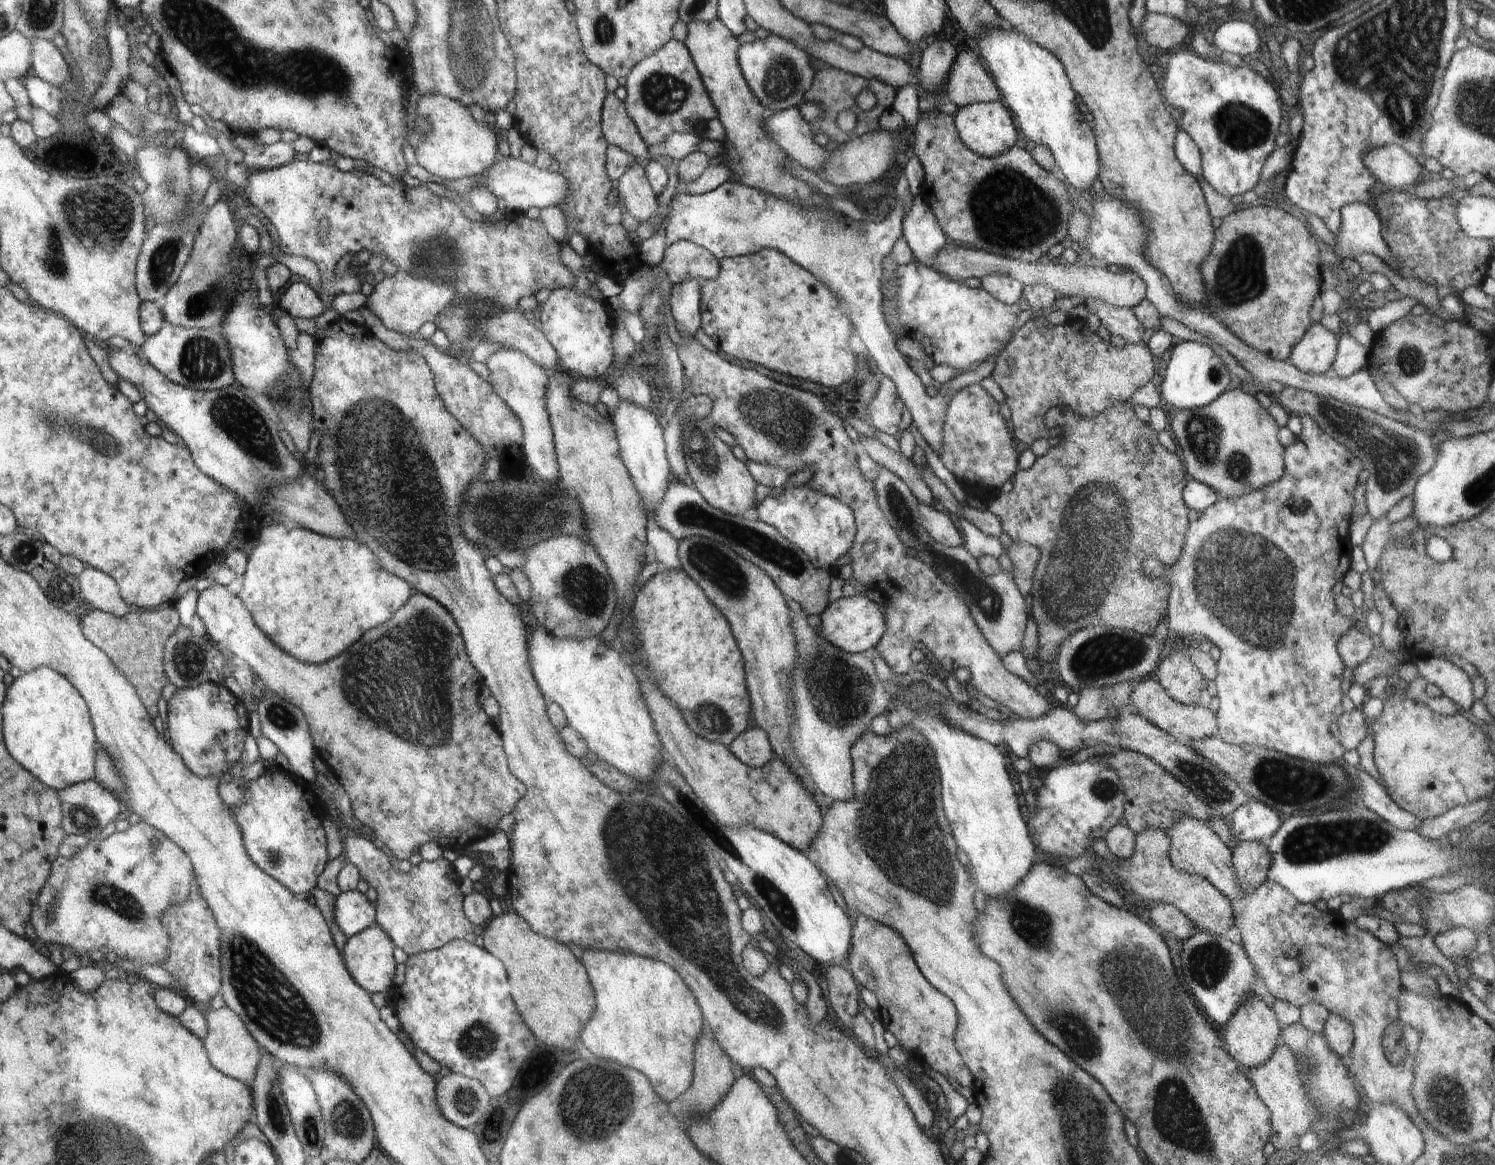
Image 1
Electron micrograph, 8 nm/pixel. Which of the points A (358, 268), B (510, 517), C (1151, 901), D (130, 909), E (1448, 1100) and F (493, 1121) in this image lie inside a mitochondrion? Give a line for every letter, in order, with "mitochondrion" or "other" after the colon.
A: other
B: mitochondrion
C: other
D: mitochondrion
E: mitochondrion
F: mitochondrion

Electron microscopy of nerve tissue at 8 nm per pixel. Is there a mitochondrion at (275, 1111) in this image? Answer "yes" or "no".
yes

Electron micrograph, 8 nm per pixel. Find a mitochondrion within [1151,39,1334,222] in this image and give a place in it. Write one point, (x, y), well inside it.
(1242, 126)

